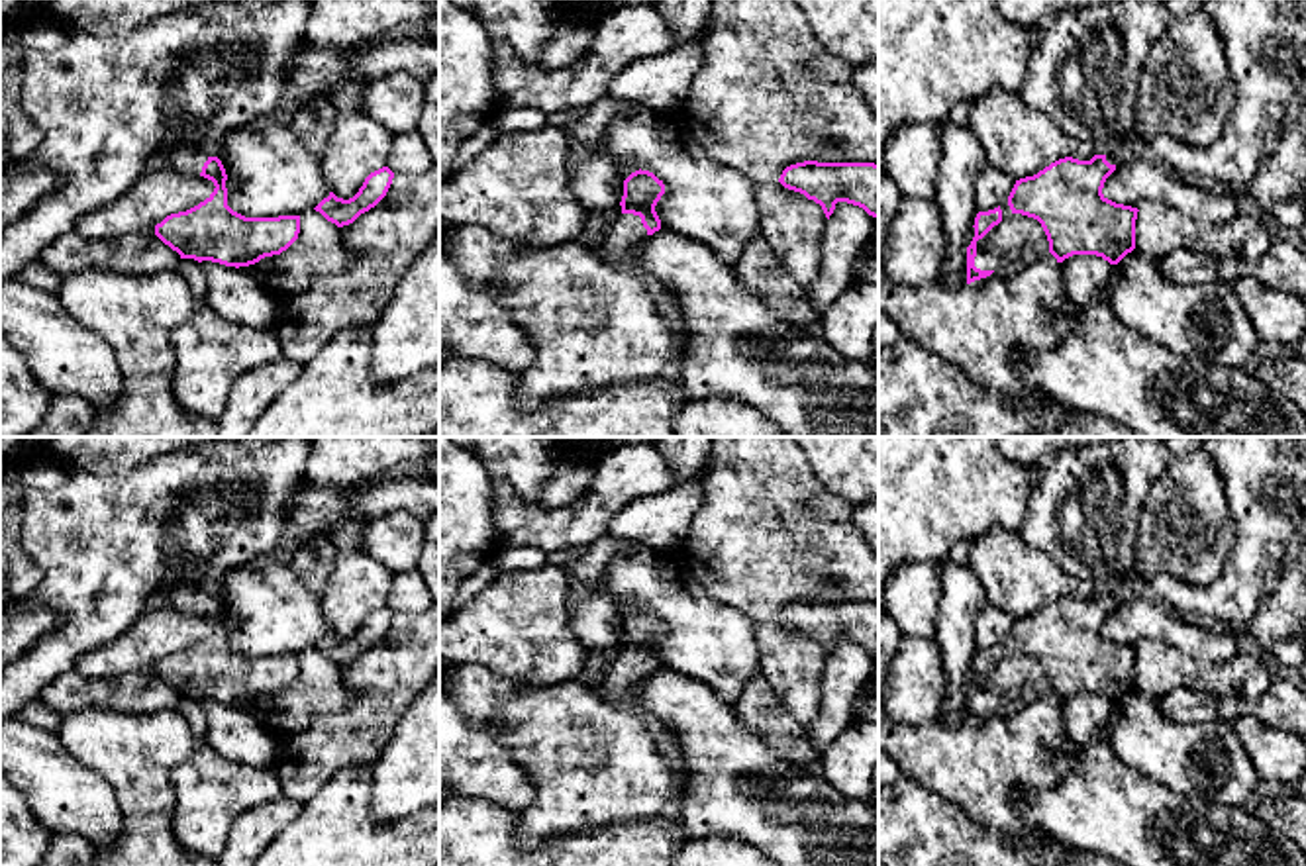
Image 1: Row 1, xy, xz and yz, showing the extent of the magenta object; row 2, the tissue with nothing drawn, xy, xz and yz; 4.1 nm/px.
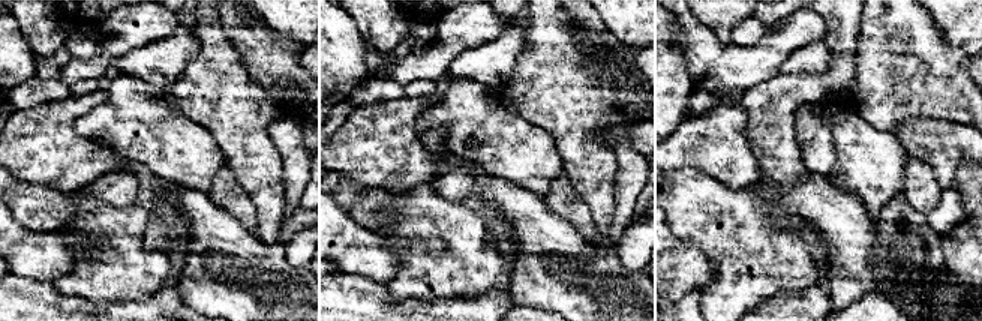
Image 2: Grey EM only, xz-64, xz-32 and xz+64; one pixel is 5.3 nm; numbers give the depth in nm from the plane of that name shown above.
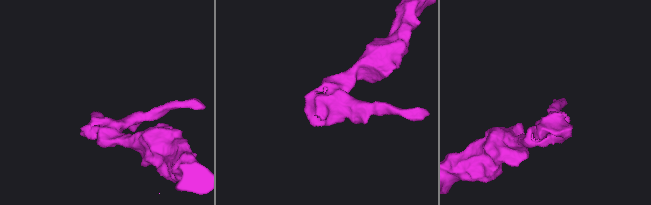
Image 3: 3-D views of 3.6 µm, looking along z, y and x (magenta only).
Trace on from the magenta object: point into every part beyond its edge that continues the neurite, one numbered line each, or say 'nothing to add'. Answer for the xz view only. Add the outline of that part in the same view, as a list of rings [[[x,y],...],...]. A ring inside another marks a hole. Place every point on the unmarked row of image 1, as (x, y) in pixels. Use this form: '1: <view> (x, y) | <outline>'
1: xz (626, 673) | [[[620,652],[606,668],[604,678],[596,688],[604,699],[624,705],[647,676],[647,668],[639,654]]]

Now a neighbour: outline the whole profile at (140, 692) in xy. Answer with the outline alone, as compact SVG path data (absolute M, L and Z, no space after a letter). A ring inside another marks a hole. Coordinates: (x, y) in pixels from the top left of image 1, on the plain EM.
M147 666L100 680L71 670L49 682L39 699L59 717L67 719L92 707L129 715L176 709L180 694L155 674L155 666Z

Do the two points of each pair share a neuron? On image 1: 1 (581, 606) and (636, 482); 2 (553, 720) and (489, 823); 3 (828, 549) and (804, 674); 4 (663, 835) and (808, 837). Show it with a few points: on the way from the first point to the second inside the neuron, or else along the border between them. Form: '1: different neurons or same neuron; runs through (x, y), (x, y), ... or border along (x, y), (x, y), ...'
1: different neurons; border along (606, 531), (585, 547)
2: different neurons; border along (520, 812), (516, 845)
3: same neuron; runs through (797, 580), (771, 606), (771, 635), (777, 643)
4: different neurons; border along (681, 825), (689, 839)

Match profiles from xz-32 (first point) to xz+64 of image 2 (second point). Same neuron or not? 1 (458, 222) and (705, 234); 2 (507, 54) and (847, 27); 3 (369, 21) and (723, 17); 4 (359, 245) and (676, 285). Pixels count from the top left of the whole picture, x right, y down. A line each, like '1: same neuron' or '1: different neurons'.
1: same neuron
2: different neurons
3: same neuron
4: same neuron

